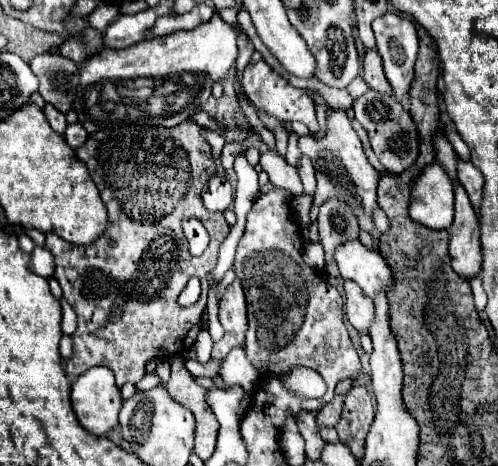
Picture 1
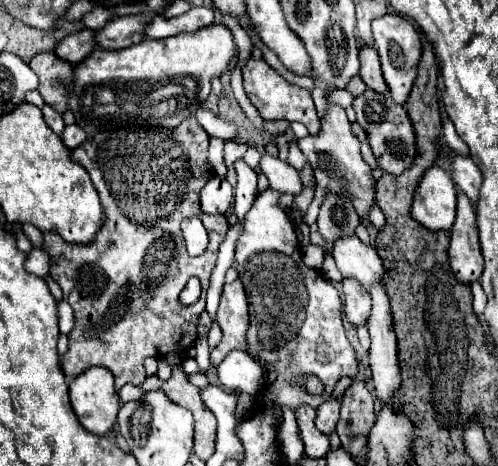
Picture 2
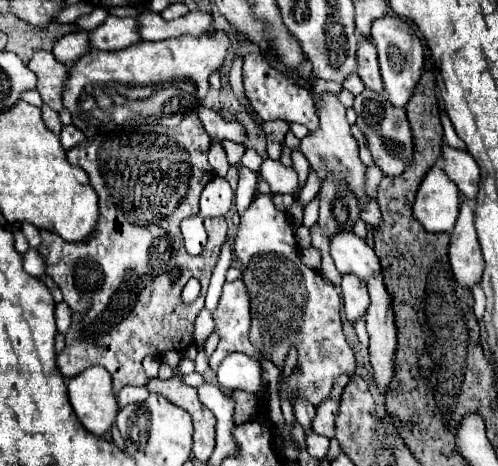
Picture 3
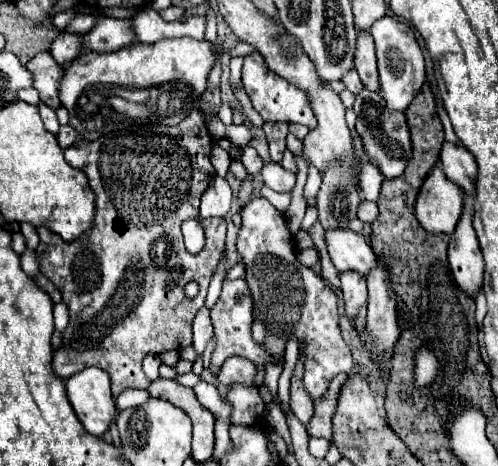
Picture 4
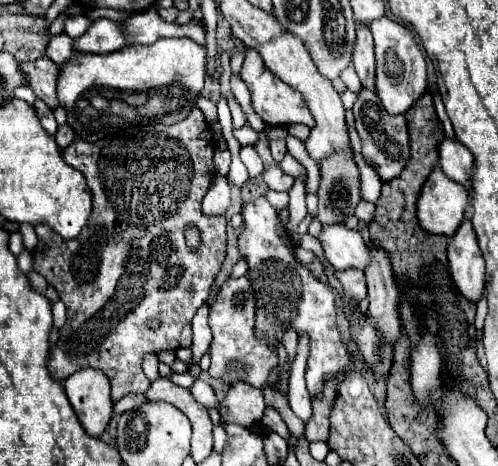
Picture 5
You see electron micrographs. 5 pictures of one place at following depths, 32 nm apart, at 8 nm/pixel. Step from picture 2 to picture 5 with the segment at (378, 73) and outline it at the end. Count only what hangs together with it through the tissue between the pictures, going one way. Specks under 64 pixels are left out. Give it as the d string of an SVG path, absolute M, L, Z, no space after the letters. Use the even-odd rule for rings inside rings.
M366 26L356 28L356 44L354 44L352 62L354 62L354 68L358 72L362 86L368 90L374 90L374 80L376 80L374 42L372 42L372 34Z

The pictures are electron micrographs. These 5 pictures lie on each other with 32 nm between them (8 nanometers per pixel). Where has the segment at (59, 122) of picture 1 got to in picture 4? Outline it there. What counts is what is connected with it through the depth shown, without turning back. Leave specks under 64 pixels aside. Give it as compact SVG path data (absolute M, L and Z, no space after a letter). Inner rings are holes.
M40 104L40 116L42 116L42 122L44 122L44 128L52 134L56 134L60 130L60 124L58 124L58 118L56 118L56 112L52 108L48 108L46 104Z

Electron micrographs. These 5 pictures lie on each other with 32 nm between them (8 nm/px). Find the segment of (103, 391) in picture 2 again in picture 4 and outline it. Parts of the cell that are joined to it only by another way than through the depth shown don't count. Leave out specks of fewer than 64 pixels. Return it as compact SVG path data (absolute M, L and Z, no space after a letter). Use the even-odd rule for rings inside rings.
M90 366L66 380L66 394L86 432L102 436L116 416L116 402L110 392L110 376Z

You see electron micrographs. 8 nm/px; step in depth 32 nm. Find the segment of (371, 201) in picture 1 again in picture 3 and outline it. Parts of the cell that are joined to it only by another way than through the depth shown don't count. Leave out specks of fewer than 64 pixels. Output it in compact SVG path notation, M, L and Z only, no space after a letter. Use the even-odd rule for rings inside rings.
M324 92L320 100L322 100L322 108L318 108L320 128L300 140L300 150L308 158L312 170L316 170L322 184L326 182L328 176L334 176L338 182L346 182L348 190L352 190L358 198L358 210L364 210L372 198L366 194L366 166L358 156L358 142L350 132L346 108L330 92ZM316 194L316 198L306 206L306 210L304 210L304 226L312 226L312 224L316 224L316 220L318 220L318 204L320 204L320 198L318 198L318 194Z

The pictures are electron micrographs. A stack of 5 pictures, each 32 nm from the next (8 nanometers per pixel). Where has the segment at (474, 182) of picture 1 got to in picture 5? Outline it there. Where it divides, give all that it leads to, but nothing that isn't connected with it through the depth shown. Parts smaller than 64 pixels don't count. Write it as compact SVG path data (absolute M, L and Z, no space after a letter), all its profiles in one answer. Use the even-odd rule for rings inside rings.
M442 140L440 148L440 166L444 170L444 174L458 182L464 184L470 190L470 182L472 182L472 170L474 170L474 156L472 152L460 144L458 140Z

